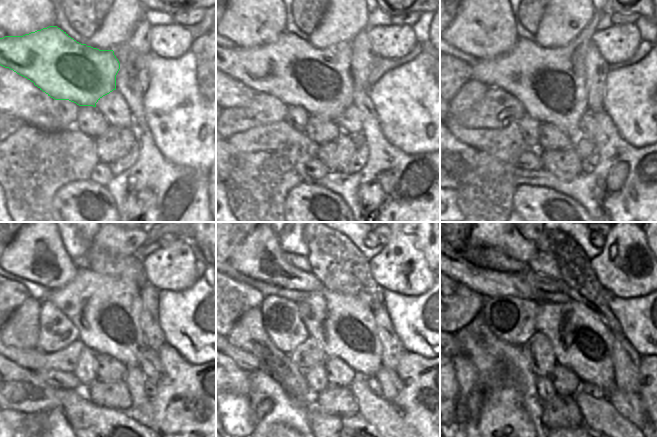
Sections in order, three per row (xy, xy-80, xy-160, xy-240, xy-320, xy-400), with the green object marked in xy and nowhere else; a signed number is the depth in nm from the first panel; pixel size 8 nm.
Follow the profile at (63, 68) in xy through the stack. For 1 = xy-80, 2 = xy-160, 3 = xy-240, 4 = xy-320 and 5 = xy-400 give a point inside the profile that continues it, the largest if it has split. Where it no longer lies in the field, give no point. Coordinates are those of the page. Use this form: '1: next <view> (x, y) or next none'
1: next xy-80 (319, 80)
2: next xy-160 (550, 83)
3: next xy-240 (106, 310)
4: next xy-320 (344, 326)
5: next xy-400 (581, 341)

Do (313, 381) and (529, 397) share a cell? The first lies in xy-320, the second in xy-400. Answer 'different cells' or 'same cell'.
different cells

